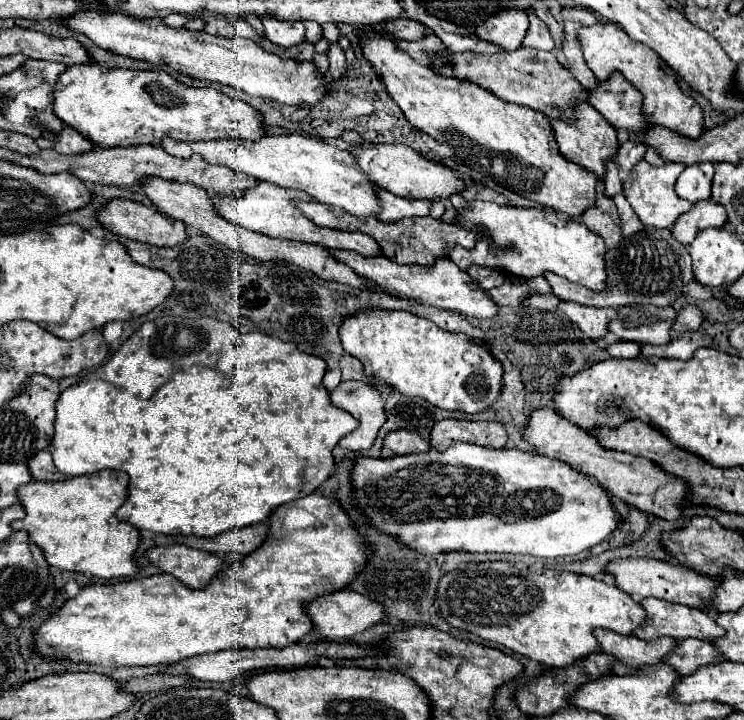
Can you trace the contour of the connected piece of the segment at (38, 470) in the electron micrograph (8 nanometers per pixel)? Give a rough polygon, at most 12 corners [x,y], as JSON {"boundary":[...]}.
{"boundary":[[40,451],[28,461],[32,479],[58,481],[50,451]]}

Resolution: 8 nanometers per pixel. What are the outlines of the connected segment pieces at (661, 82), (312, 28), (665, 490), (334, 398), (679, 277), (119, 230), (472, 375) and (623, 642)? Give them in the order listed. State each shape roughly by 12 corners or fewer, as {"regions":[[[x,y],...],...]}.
{"regions":[[[616,23],[578,27],[598,81],[620,71],[652,125],[704,131],[700,105],[670,65]],[[304,21],[306,39],[322,39],[322,27],[316,21]],[[554,409],[524,429],[640,511],[678,519],[684,481],[648,459],[602,449]],[[340,381],[334,407],[360,423],[338,445],[370,449],[386,421],[380,393],[362,381]],[[646,227],[606,253],[608,289],[544,273],[562,301],[676,305],[694,279],[686,247]],[[112,199],[98,221],[156,247],[188,239],[186,223],[154,205]],[[364,311],[340,339],[370,381],[480,413],[502,363],[406,311]],[[594,629],[600,649],[616,659],[612,673],[660,665],[670,637],[642,641]]]}

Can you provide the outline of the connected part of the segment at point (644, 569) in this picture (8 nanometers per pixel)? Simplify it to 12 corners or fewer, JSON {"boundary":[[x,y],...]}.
{"boundary":[[614,559],[604,573],[634,601],[702,609],[716,579],[658,559]]}

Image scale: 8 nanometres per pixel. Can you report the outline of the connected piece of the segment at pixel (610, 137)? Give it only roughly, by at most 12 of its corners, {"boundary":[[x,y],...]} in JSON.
{"boundary":[[580,103],[576,123],[552,121],[560,153],[594,173],[618,153],[616,129]]}

